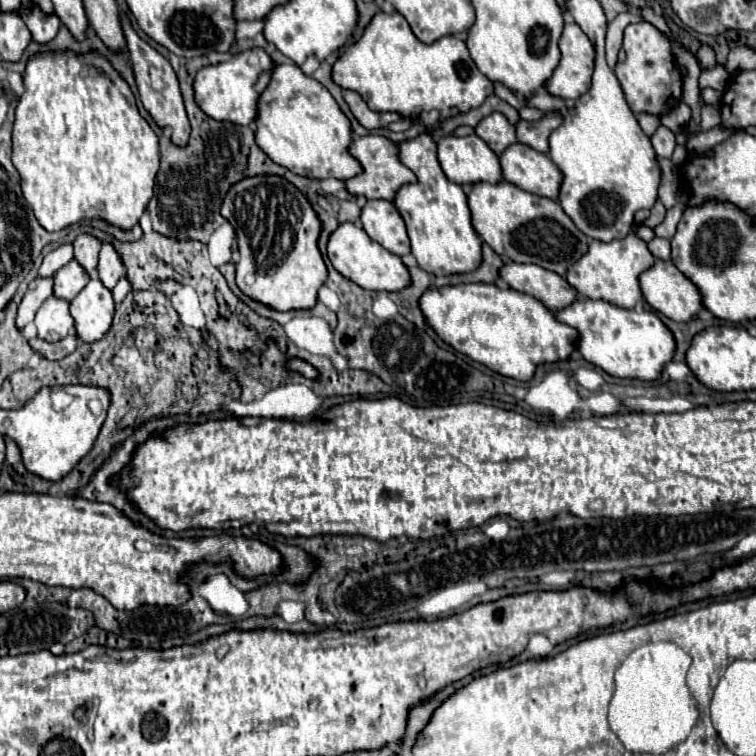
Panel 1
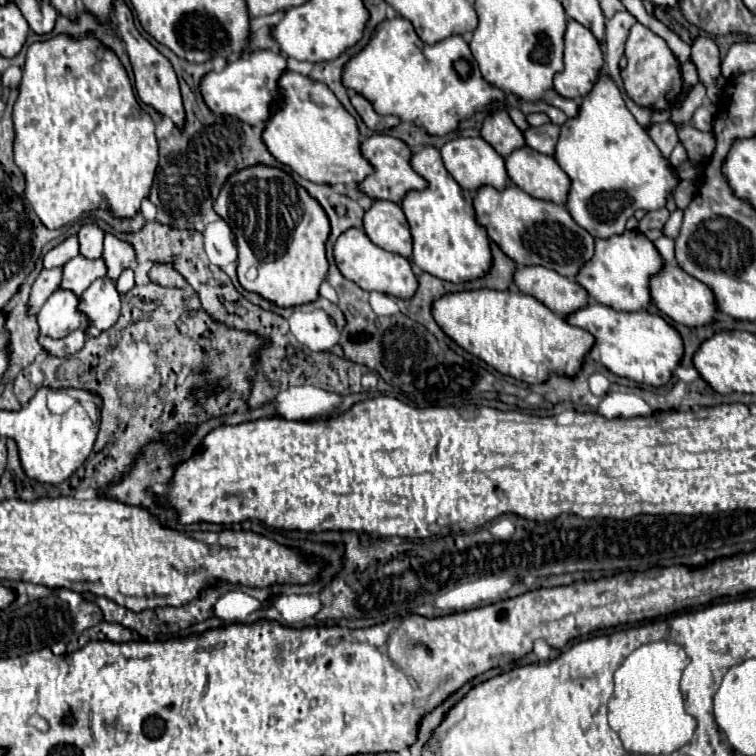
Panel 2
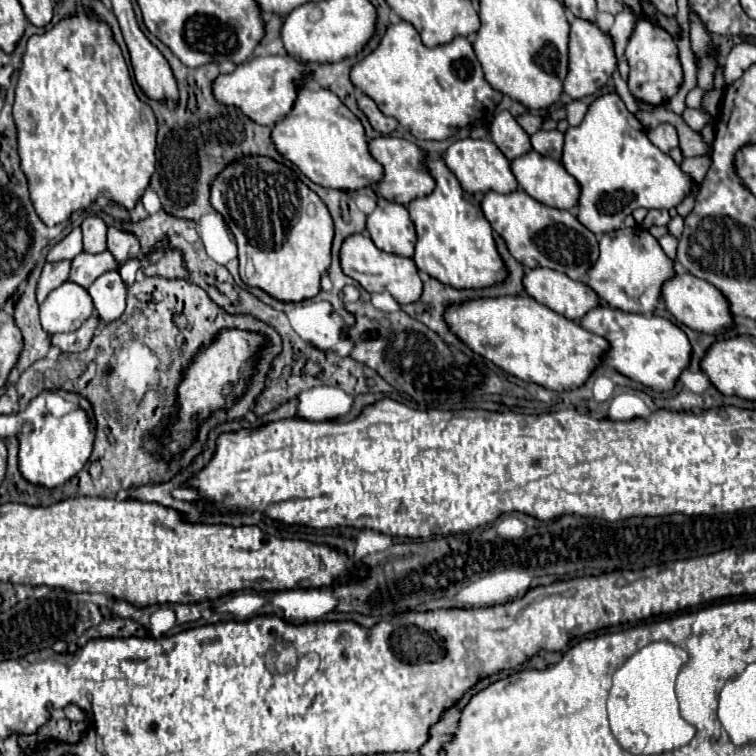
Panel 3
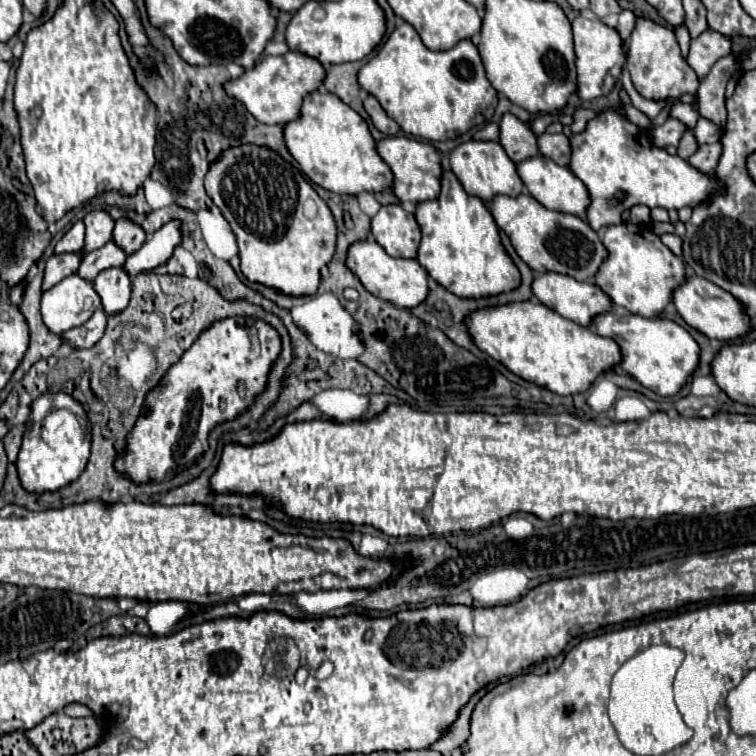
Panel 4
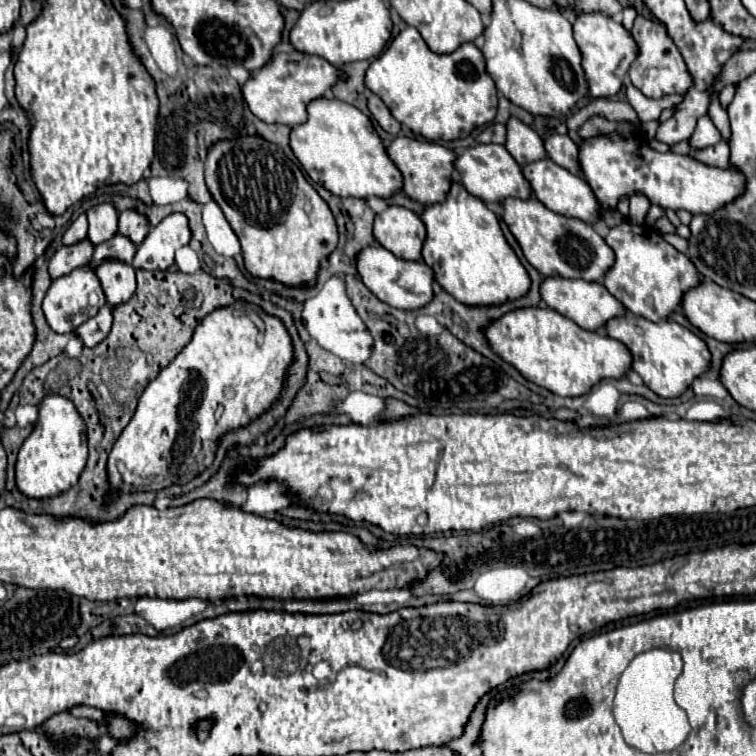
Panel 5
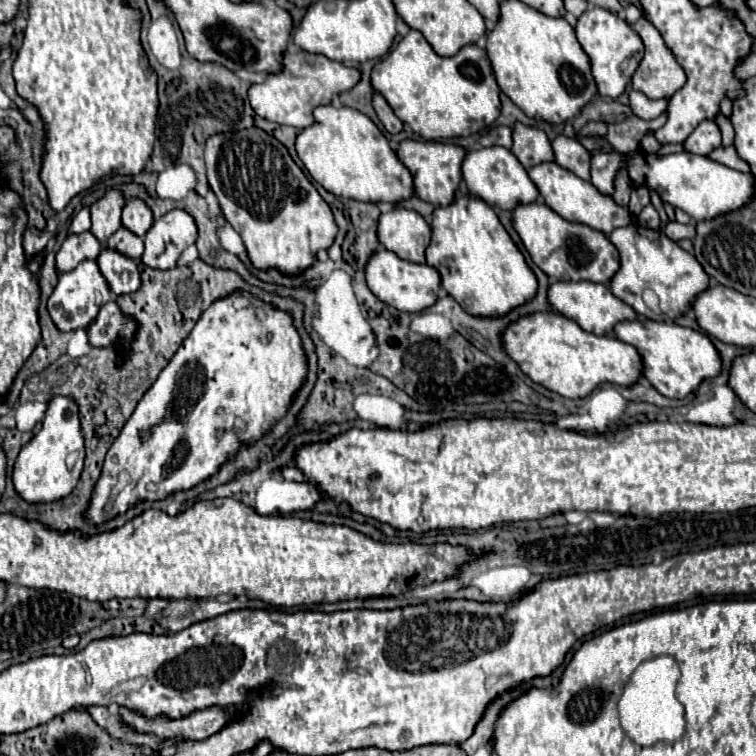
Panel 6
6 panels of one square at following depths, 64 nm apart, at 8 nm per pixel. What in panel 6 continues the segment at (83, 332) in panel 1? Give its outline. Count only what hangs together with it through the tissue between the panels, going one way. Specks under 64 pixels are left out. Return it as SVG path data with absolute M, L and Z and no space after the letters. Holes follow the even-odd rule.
M102 250L96 262L114 296L132 294L140 288L140 272L134 260L122 256L120 252Z

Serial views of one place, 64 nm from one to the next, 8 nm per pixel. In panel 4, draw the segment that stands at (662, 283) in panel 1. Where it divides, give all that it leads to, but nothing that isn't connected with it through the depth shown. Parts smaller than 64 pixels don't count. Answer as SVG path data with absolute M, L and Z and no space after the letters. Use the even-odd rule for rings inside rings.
M694 274L686 276L686 280L672 290L672 304L688 326L696 328L698 332L706 334L708 338L732 340L750 330L748 316L744 314L744 308L738 304L738 300L730 292L722 290L720 286L708 282L706 278L700 278L700 276L694 276Z

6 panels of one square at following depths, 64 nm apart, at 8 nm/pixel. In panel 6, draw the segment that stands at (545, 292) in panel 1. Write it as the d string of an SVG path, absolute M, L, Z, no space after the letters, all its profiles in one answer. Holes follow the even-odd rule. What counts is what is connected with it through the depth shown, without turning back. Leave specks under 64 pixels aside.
M582 280L582 282L552 282L548 286L548 302L556 312L574 320L586 332L592 332L598 336L612 334L612 328L616 322L636 318L636 312L630 306L626 306L622 300L618 300L610 292L608 286L596 284L596 282L586 282L586 280Z

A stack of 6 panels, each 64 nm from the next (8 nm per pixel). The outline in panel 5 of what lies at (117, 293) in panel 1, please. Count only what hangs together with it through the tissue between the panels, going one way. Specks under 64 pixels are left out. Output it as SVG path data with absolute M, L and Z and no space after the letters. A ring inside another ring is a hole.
M184 214L166 216L156 228L150 228L130 266L134 270L166 270L174 264L174 252L188 240L188 218Z

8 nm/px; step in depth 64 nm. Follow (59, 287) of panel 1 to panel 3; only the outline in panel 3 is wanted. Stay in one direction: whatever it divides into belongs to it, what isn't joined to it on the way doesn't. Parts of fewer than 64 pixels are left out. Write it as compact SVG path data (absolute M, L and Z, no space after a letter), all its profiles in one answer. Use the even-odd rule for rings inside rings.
M104 250L102 254L96 254L96 256L92 256L88 252L80 252L80 256L76 256L72 260L68 282L88 288L98 276L102 276L104 272L110 272L114 268L116 268L116 262L112 260L112 256L108 256L108 250Z

